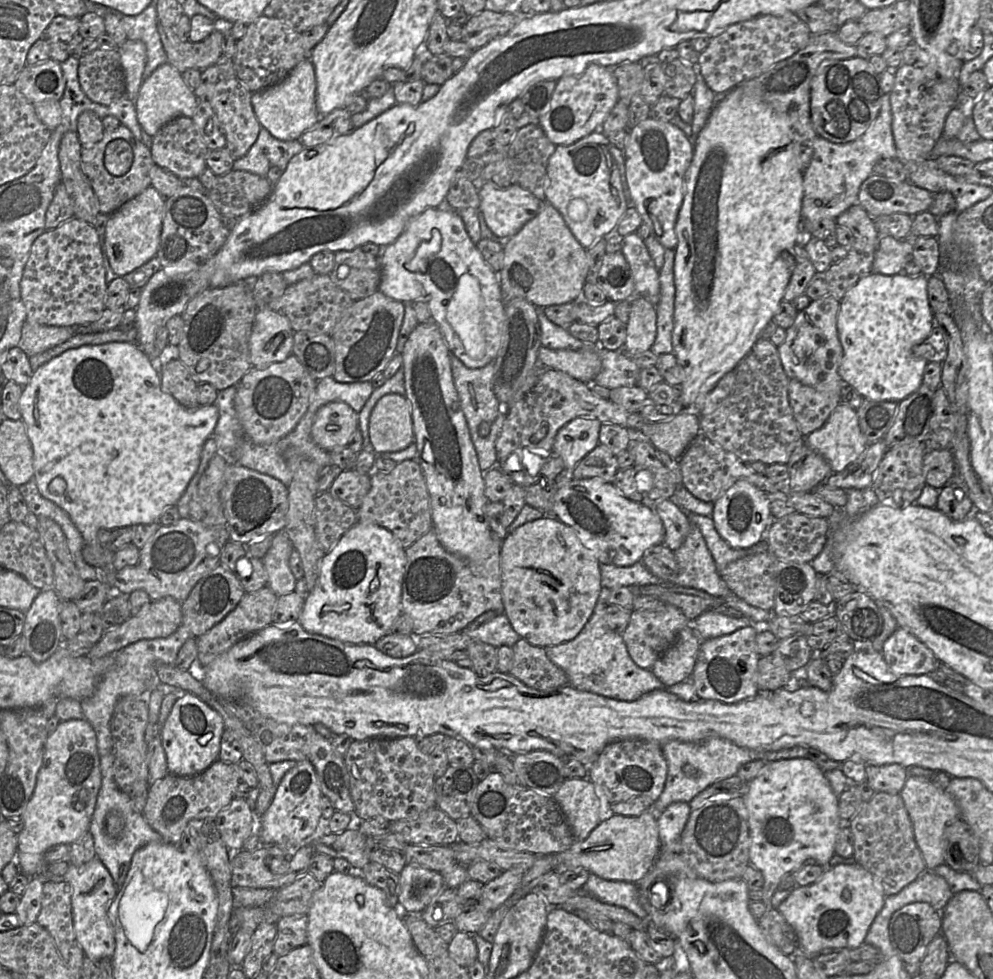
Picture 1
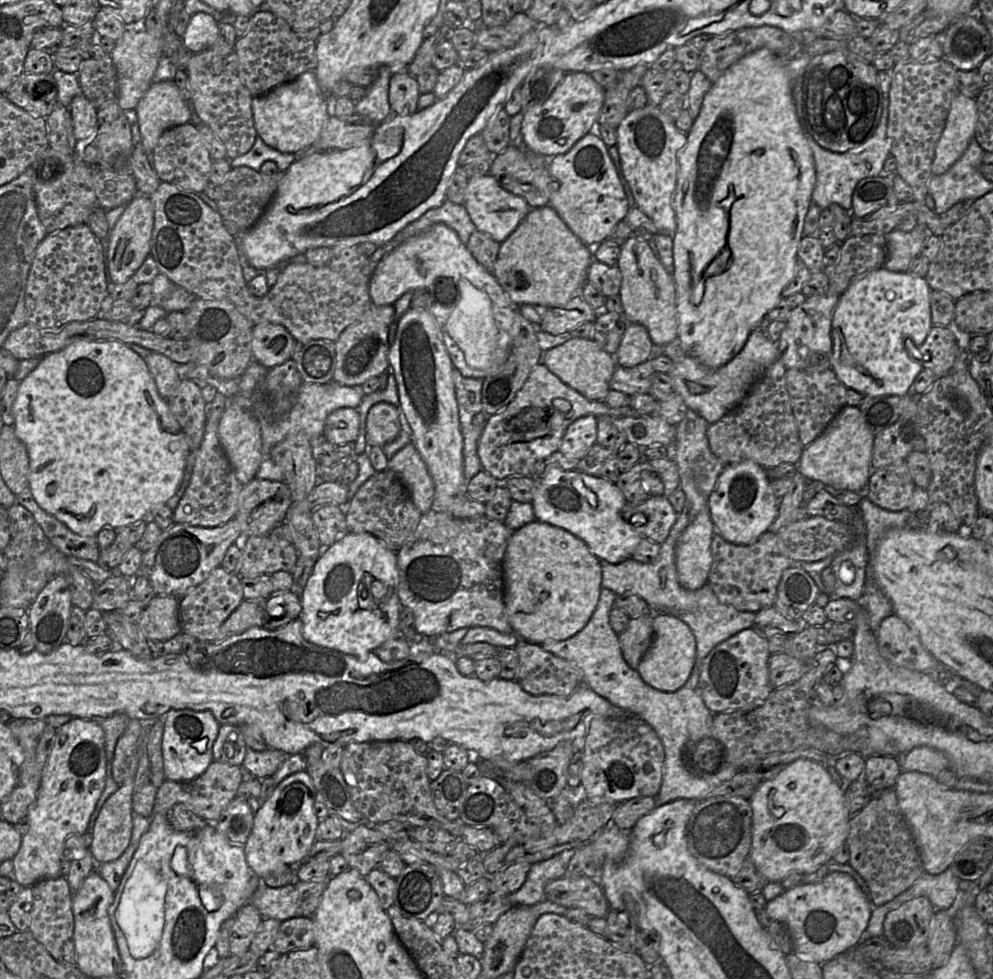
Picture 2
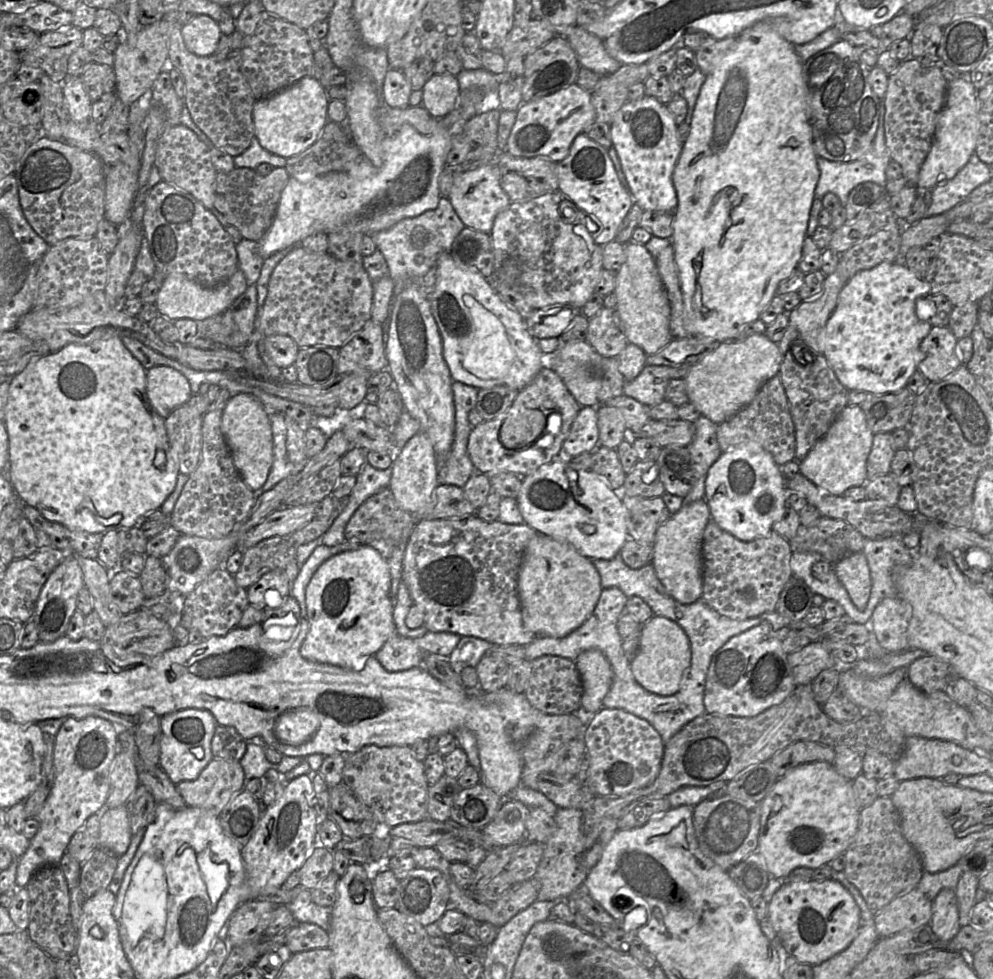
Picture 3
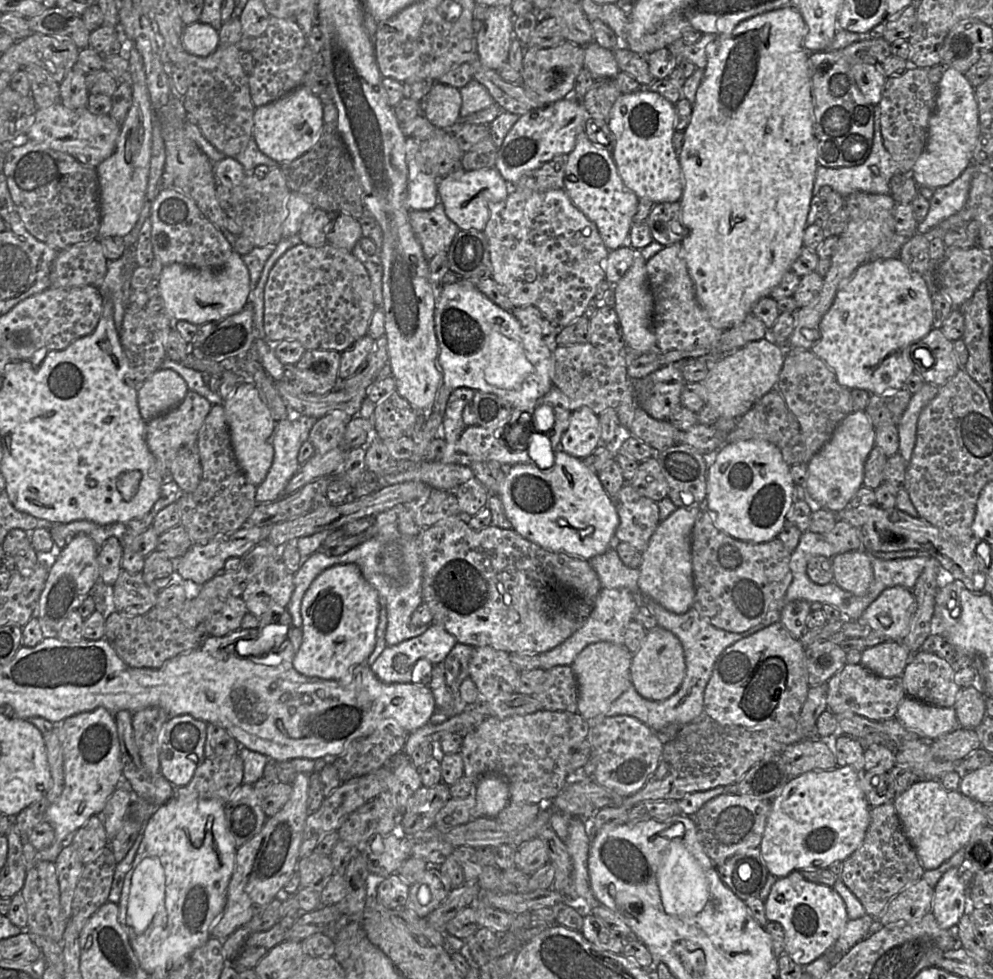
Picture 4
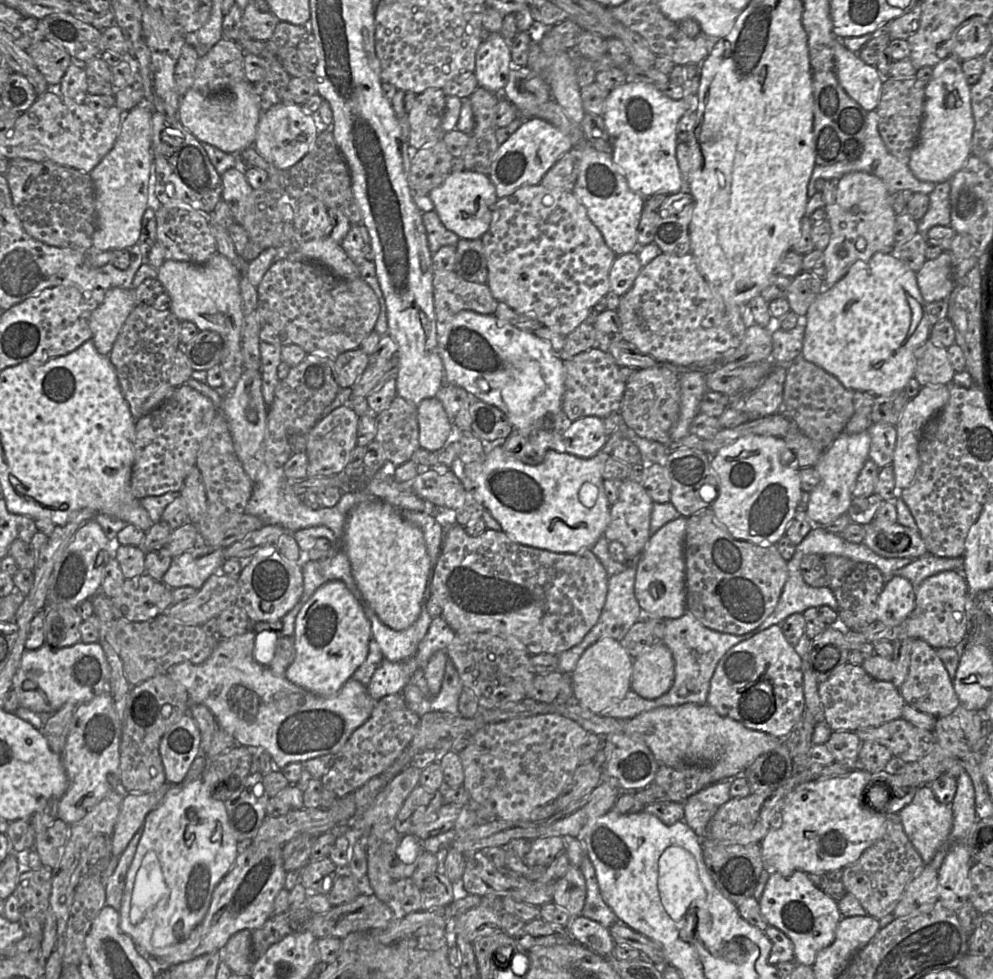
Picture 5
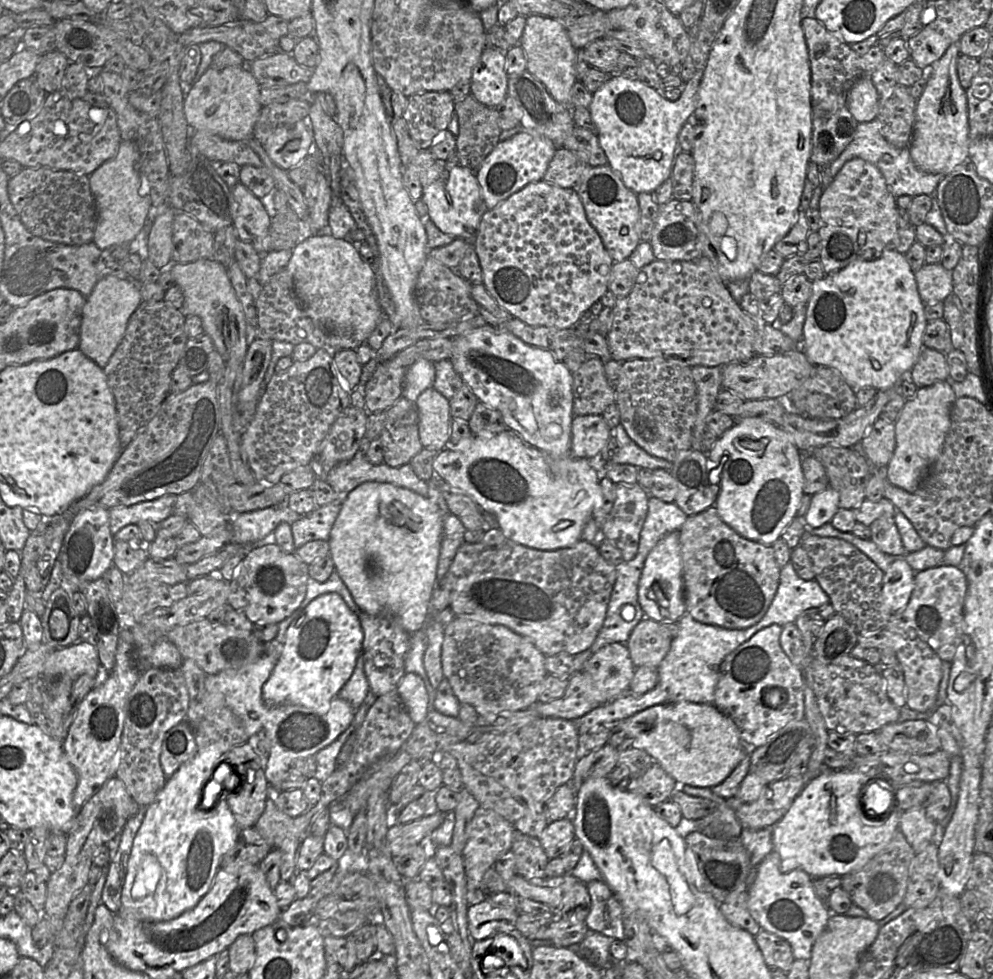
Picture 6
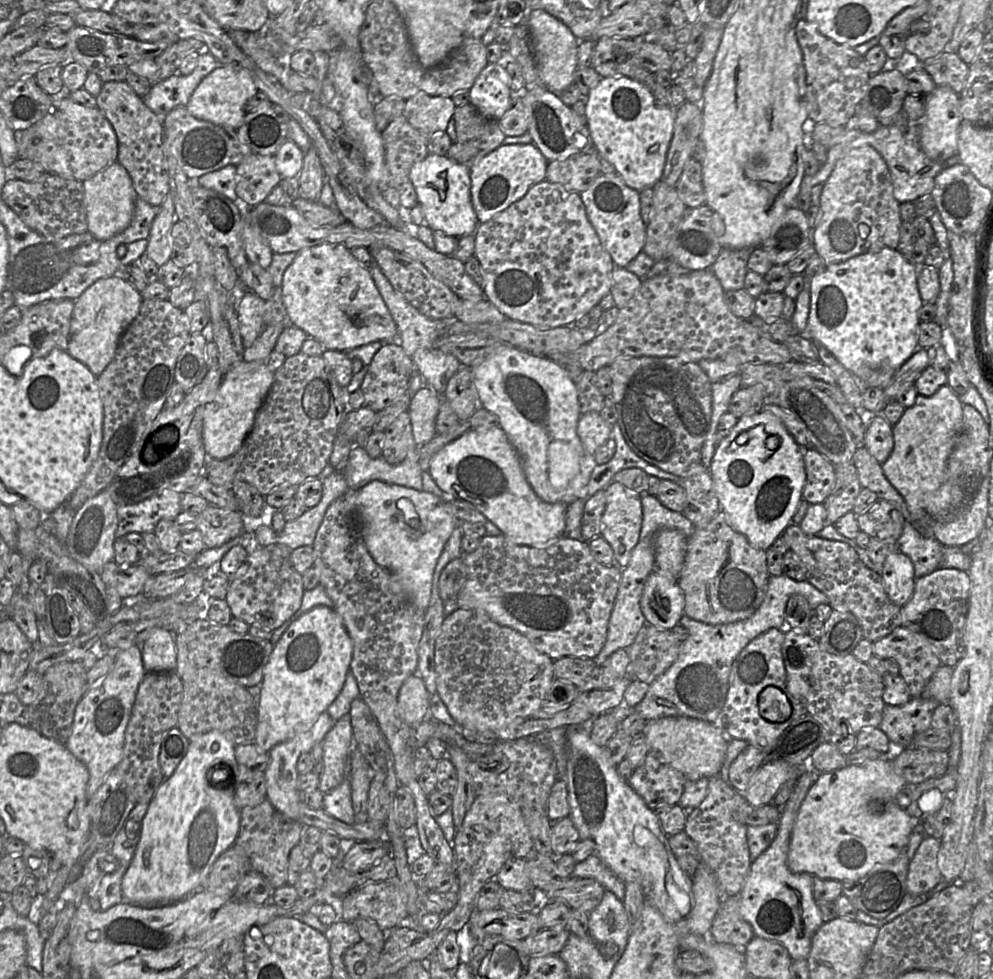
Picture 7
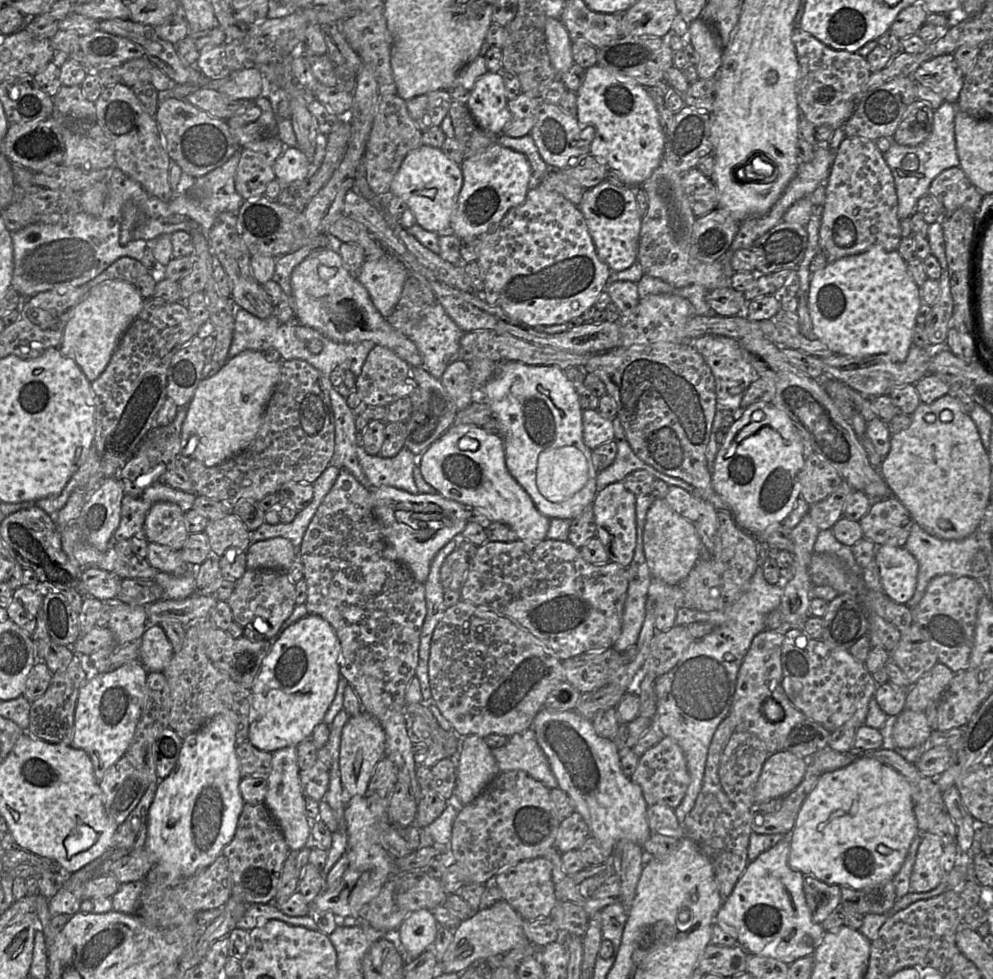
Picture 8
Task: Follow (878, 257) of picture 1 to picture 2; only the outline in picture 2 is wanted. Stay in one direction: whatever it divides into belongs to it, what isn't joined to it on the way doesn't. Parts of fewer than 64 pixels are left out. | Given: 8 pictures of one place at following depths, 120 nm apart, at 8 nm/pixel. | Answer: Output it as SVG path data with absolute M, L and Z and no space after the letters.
M919 225L909 232L894 229L887 233L887 259L883 267L892 272L908 271L912 260L921 254L928 235Z

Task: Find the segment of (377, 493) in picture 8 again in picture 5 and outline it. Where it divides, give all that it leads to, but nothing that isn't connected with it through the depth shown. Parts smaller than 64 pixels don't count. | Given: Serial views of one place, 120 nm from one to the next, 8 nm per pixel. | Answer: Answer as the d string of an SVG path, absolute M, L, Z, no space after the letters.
M372 501L372 502L366 502L366 503L362 503L358 506L356 506L354 509L351 510L351 512L349 513L347 520L346 520L346 524L345 524L345 534L344 534L344 542L340 545L340 551L344 551L350 561L350 565L351 565L351 572L352 572L352 576L356 582L356 585L358 587L358 589L360 590L363 598L365 599L365 601L369 604L369 606L371 607L371 609L374 611L374 613L377 615L377 617L380 619L380 621L388 626L389 628L395 630L395 631L402 631L405 630L407 628L409 628L419 617L420 615L420 611L421 611L421 604L423 601L423 597L424 597L424 593L425 593L425 589L426 589L426 585L427 585L427 581L428 581L428 577L429 577L429 573L431 571L431 559L429 557L428 551L427 551L427 547L425 544L425 540L424 540L424 536L423 533L421 531L421 529L406 521L405 519L403 519L399 513L399 510L408 510L408 509L396 509L395 507L393 507L392 505L390 505L389 503L386 503L384 501Z

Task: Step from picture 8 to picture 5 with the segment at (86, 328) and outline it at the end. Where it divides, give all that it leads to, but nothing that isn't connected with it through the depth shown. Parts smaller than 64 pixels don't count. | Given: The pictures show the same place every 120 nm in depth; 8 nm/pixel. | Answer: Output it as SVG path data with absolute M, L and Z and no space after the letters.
M115 287L106 292L103 302L92 312L89 321L92 332L91 339L100 354L110 354L127 317L134 307L134 289Z

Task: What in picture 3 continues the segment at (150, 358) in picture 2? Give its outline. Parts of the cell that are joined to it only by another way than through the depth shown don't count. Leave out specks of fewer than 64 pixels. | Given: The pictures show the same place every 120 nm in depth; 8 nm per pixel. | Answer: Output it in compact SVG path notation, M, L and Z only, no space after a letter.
M153 366L145 375L148 403L162 418L186 403L192 395L188 380L172 367Z

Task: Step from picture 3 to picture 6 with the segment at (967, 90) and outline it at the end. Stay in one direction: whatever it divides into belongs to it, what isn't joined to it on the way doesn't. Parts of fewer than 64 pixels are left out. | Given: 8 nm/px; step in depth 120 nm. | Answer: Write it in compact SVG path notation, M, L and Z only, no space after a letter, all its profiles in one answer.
M958 40L949 46L941 59L931 65L931 76L916 103L914 131L909 149L916 167L926 173L948 175L968 160L970 137L967 97L957 74L960 55Z

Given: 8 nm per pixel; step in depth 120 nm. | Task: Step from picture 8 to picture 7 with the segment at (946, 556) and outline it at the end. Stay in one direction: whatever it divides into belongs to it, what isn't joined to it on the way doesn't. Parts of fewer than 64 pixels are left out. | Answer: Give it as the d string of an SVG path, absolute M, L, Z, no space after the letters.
M905 520L897 547L912 560L916 578L928 575L940 567L944 546L935 538L923 536L911 520Z

